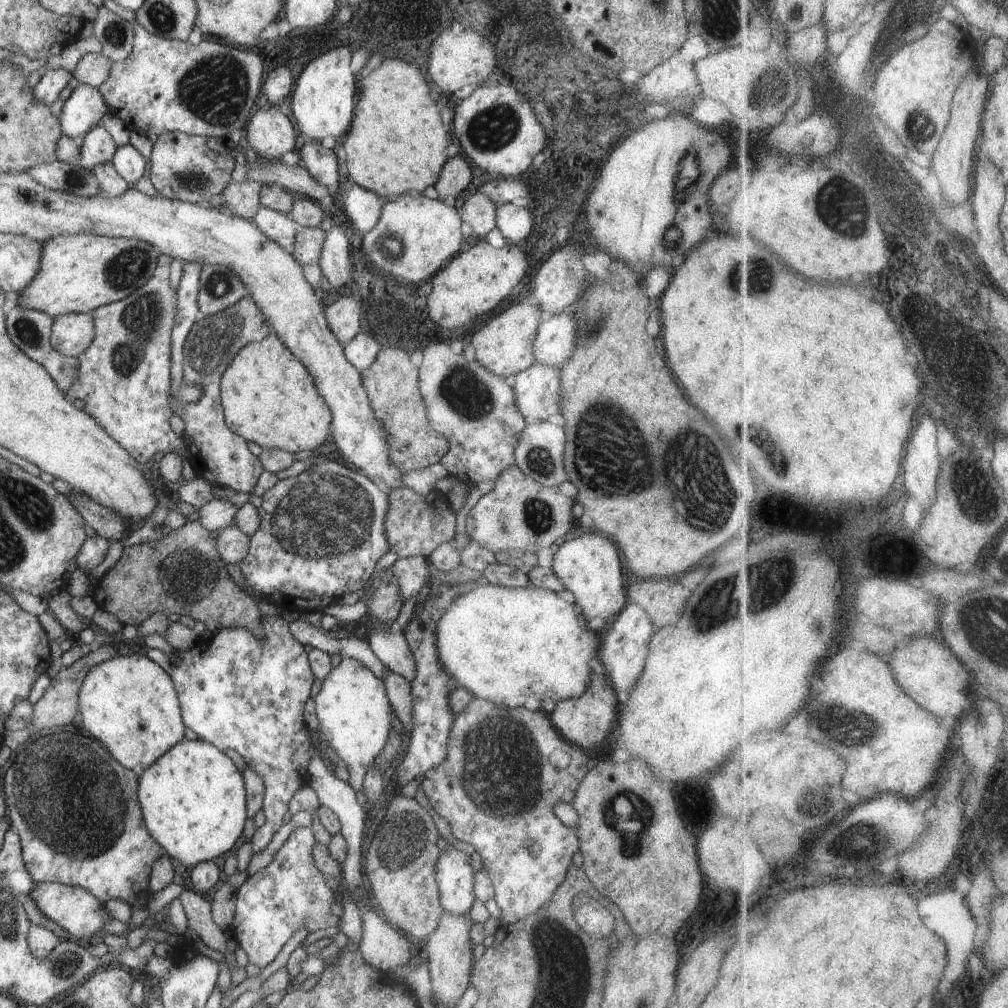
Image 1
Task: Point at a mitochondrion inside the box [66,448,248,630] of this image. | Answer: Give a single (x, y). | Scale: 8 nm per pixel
(188, 575)

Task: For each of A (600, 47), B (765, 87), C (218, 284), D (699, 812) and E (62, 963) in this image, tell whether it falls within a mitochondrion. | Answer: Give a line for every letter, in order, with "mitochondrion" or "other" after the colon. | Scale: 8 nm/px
A: other
B: mitochondrion
C: mitochondrion
D: other
E: mitochondrion

